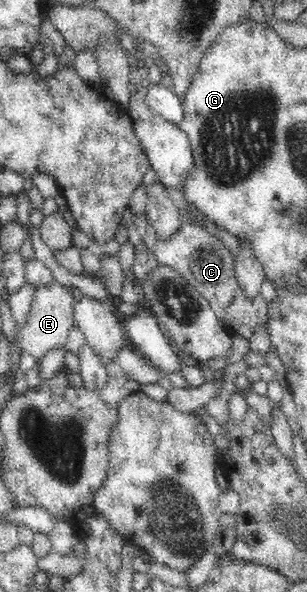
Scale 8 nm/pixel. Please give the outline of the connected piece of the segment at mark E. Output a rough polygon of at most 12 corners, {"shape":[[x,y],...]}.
{"shape":[[36,288],[22,350],[37,362],[66,346],[75,326],[71,288]]}

